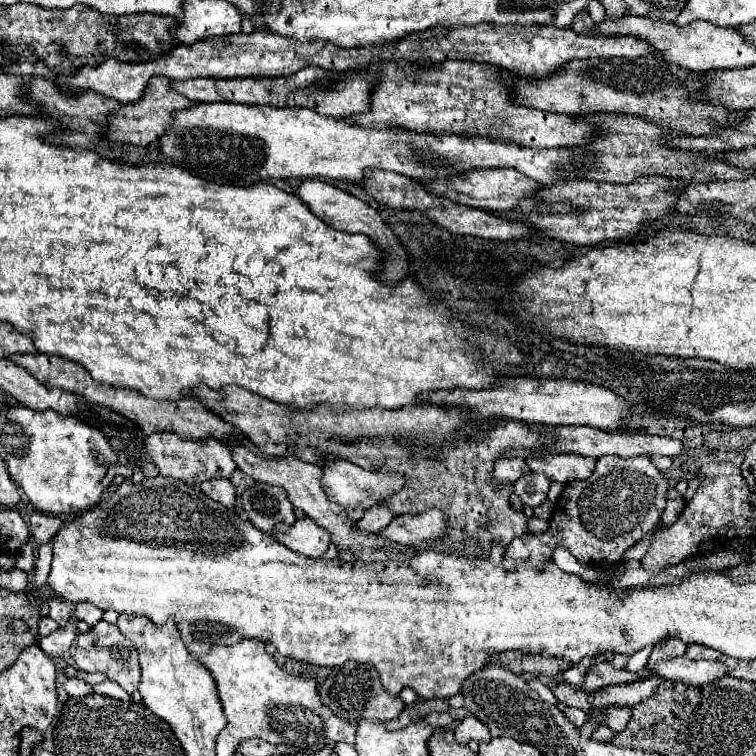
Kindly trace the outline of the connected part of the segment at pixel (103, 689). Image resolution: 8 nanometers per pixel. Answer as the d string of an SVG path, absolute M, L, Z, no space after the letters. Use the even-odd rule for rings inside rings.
M106 680L100 684L90 685L90 687L95 694L135 703L132 696L127 694L116 682Z

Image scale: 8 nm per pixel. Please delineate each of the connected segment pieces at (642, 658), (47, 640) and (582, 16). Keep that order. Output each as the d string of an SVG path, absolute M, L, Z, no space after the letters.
M645 648L643 652L635 652L633 656L629 656L629 672L639 672L647 666L647 658L649 658L651 648Z
M69 622L67 626L55 630L53 634L45 636L45 638L39 638L39 648L51 656L51 658L65 658L69 652L71 652L71 646L73 646L73 640L75 640L75 624Z
M587 11L580 12L573 20L570 28L578 33L585 36L600 36L596 29L595 23L589 16Z

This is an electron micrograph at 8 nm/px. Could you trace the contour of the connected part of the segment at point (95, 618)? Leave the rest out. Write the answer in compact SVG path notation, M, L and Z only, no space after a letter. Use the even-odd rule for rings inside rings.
M79 602L79 604L75 606L75 616L77 616L77 620L83 620L83 622L87 622L89 626L95 626L95 624L103 618L103 610L101 610L99 606L95 606L95 604Z

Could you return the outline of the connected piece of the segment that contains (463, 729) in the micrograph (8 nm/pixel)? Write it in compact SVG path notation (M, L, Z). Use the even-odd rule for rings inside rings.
M467 716L461 720L461 724L455 728L455 740L459 744L467 744L469 740L477 742L489 742L491 734L485 724L481 724L475 716Z

